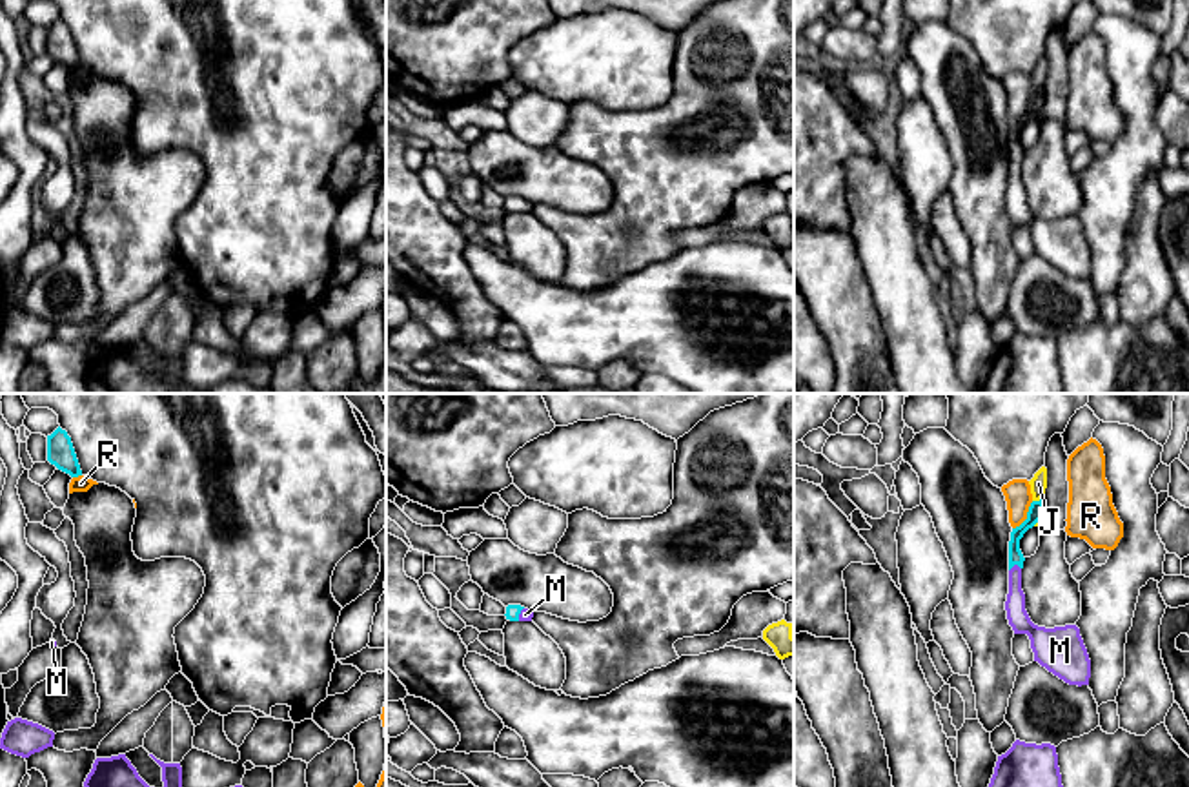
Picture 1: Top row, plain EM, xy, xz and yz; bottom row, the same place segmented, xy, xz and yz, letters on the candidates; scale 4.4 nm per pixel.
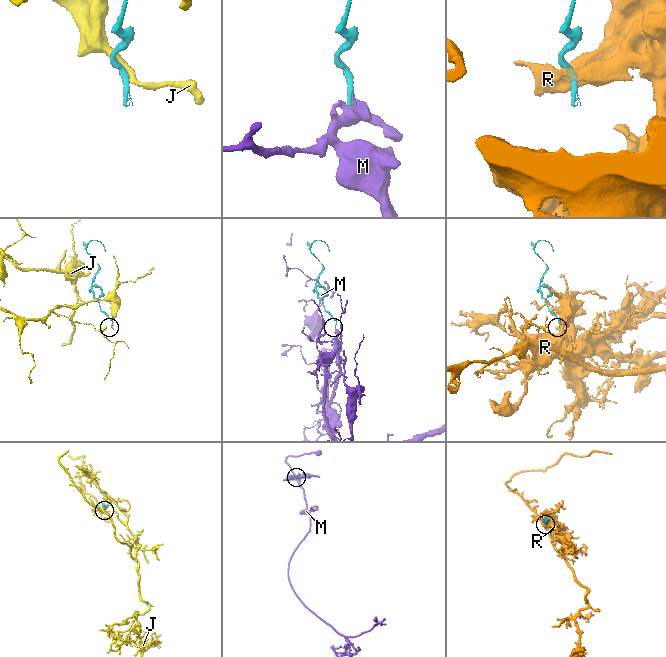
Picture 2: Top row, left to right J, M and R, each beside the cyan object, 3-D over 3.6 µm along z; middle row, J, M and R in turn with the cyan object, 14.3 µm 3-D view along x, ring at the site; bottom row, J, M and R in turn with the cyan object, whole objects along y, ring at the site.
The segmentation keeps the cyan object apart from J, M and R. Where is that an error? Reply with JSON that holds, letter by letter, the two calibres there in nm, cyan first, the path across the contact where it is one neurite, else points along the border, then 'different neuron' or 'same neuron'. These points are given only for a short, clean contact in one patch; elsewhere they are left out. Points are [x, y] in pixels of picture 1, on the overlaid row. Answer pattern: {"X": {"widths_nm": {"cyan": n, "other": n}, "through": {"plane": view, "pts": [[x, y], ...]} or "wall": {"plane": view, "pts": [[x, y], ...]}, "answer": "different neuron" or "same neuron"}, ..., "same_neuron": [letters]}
{"J": {"widths_nm": {"cyan": 70, "other": 80}, "answer": "different neuron"}, "M": {"widths_nm": {"cyan": 70, "other": 90}, "through": {"plane": "yz", "pts": [[1035, 512], [1015, 536], [1015, 563], [1015, 605]]}, "answer": "same neuron"}, "R": {"widths_nm": {"cyan": 70, "other": 120}, "answer": "different neuron"}, "same_neuron": ["M"]}

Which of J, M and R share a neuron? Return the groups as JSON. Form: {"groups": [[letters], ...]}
{"groups": [["J"], ["M"], ["R"]]}

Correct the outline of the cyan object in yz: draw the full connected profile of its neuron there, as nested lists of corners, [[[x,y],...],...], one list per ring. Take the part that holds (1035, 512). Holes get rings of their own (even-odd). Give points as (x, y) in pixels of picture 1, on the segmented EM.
[[[1043,499],[1032,501],[1027,512],[1027,519],[1012,528],[1009,541],[1009,594],[1005,601],[1007,619],[1014,634],[1027,634],[1034,661],[1045,667],[1069,685],[1089,685],[1091,659],[1080,629],[1076,625],[1045,629],[1031,621],[1025,610],[1025,594],[1021,590],[1021,568],[1023,554],[1020,550],[1020,539],[1032,528],[1043,516]]]

